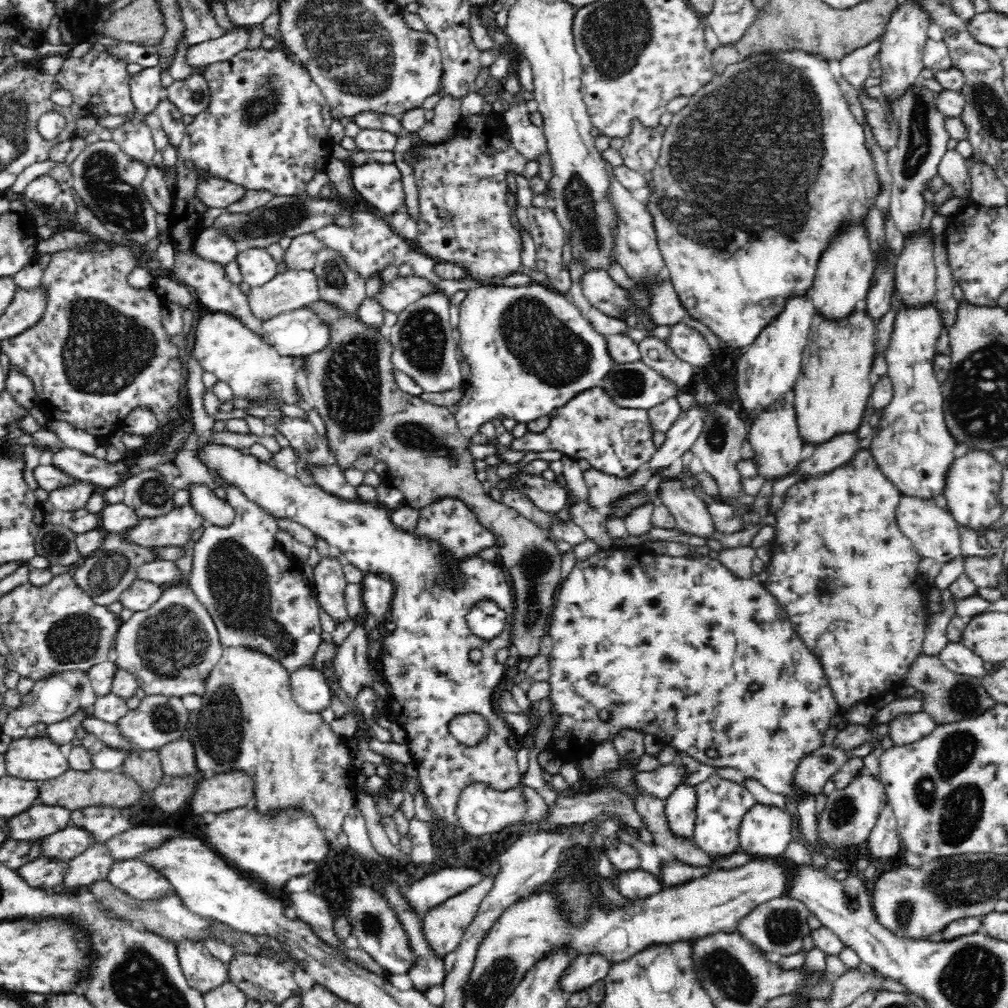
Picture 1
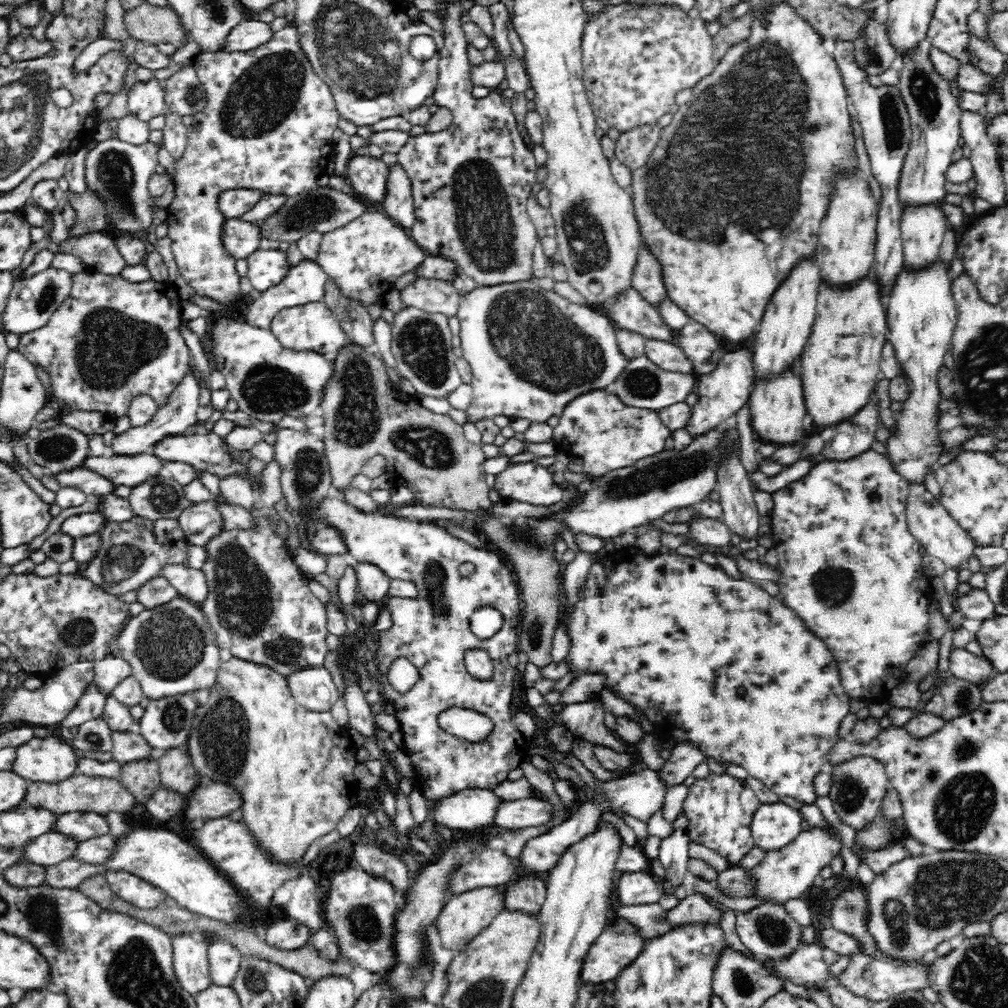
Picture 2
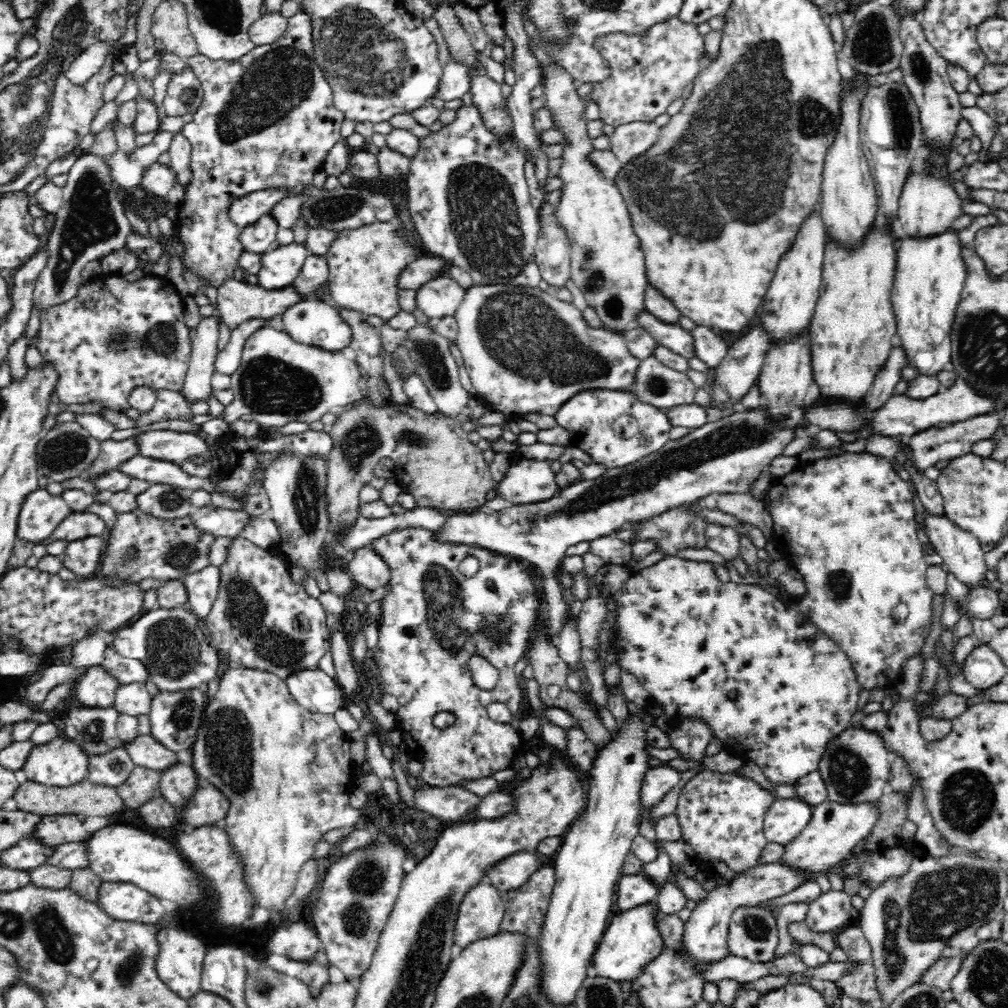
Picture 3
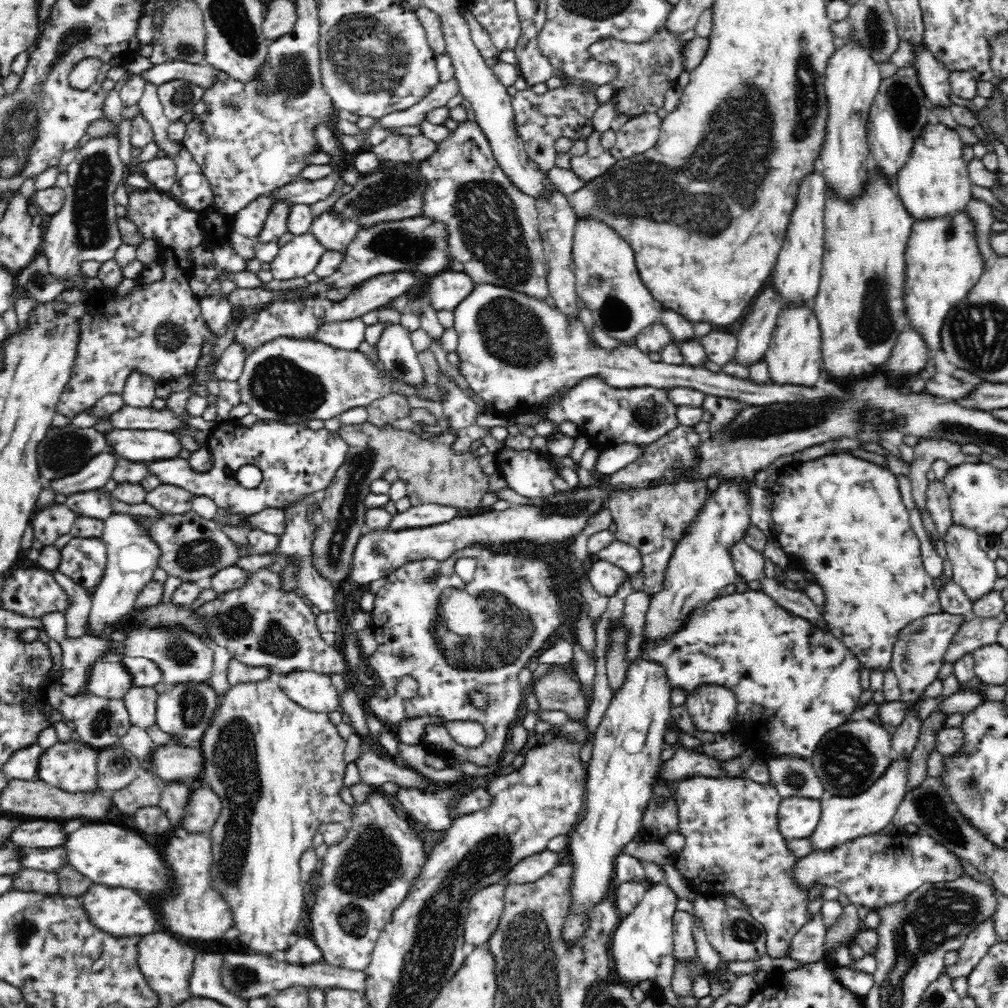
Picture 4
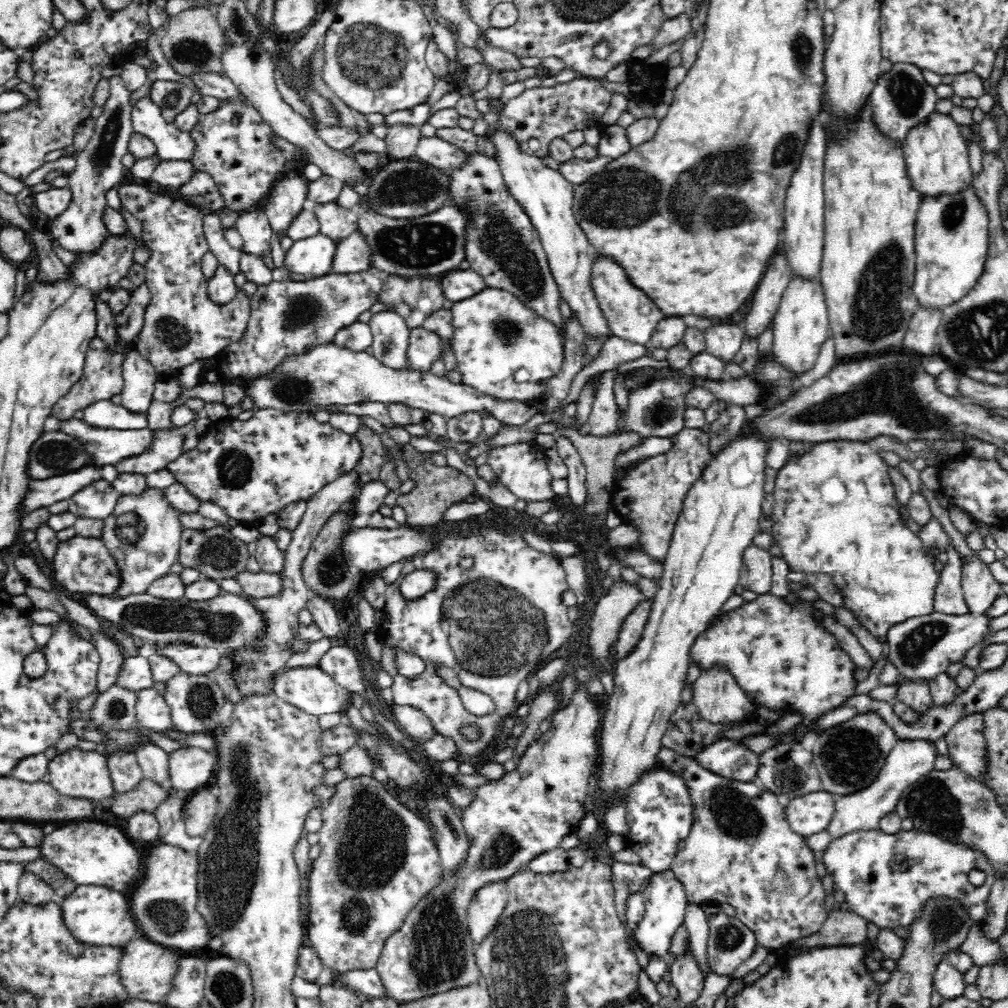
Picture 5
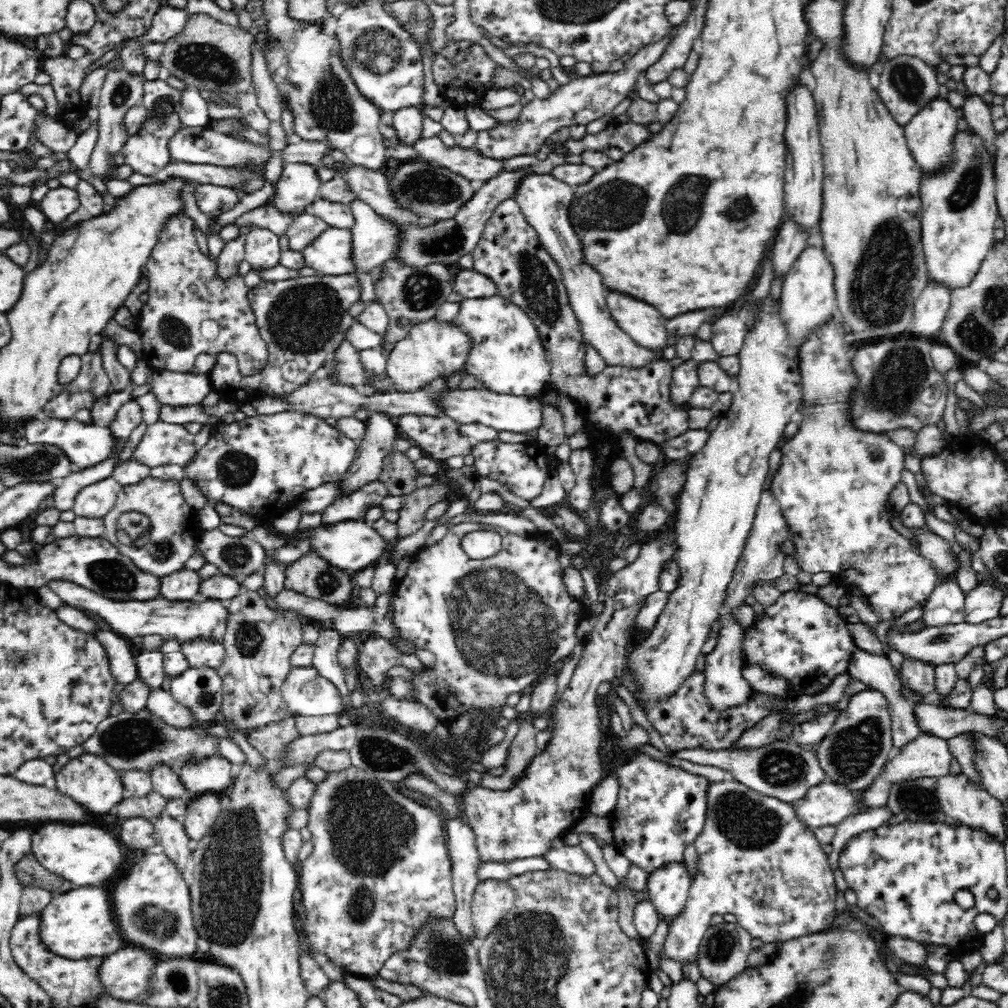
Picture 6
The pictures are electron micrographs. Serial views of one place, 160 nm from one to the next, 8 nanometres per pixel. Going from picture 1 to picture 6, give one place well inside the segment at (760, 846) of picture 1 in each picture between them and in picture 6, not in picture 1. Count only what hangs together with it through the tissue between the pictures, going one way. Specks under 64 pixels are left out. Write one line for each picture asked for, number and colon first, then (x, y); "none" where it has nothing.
2: (774, 826)
3: (785, 819)
4: (797, 817)
5: (808, 814)
6: (827, 804)

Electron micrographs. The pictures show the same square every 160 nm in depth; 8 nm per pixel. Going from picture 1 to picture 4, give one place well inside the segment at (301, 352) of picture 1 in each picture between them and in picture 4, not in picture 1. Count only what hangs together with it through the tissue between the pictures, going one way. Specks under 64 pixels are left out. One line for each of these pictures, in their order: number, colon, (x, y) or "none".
2: (313, 327)
3: (312, 322)
4: (342, 334)

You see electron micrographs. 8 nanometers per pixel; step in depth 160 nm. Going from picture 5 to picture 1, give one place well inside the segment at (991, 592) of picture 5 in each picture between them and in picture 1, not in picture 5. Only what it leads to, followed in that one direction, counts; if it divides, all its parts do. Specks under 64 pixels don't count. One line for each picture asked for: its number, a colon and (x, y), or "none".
1: (932, 531)
2: (939, 534)
3: (962, 553)
4: (975, 573)

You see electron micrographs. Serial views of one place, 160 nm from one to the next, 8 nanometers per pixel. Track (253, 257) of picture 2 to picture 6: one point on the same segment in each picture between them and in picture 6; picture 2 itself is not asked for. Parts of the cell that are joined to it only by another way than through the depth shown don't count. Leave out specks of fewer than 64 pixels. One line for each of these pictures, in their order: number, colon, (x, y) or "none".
3: (278, 268)
4: (296, 259)
5: (312, 256)
6: (329, 253)

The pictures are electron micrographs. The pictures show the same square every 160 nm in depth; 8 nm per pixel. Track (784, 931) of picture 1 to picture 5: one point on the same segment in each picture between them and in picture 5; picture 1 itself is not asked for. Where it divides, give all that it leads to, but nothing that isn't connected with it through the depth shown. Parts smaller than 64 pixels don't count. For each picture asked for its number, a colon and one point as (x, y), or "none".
2: (768, 930)
3: (753, 934)
4: (734, 933)
5: (730, 942)

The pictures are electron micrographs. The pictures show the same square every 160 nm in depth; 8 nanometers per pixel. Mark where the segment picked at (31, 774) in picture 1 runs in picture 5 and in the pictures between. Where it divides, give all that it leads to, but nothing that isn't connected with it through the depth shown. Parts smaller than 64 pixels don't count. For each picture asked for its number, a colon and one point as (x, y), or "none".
2: (49, 759)
3: (61, 762)
4: (71, 766)
5: (76, 773)

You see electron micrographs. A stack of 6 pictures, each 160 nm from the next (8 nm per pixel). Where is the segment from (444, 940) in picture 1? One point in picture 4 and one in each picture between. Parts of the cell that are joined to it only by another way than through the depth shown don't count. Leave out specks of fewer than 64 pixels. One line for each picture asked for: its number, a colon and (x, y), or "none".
2: (462, 917)
3: (480, 913)
4: (485, 907)

